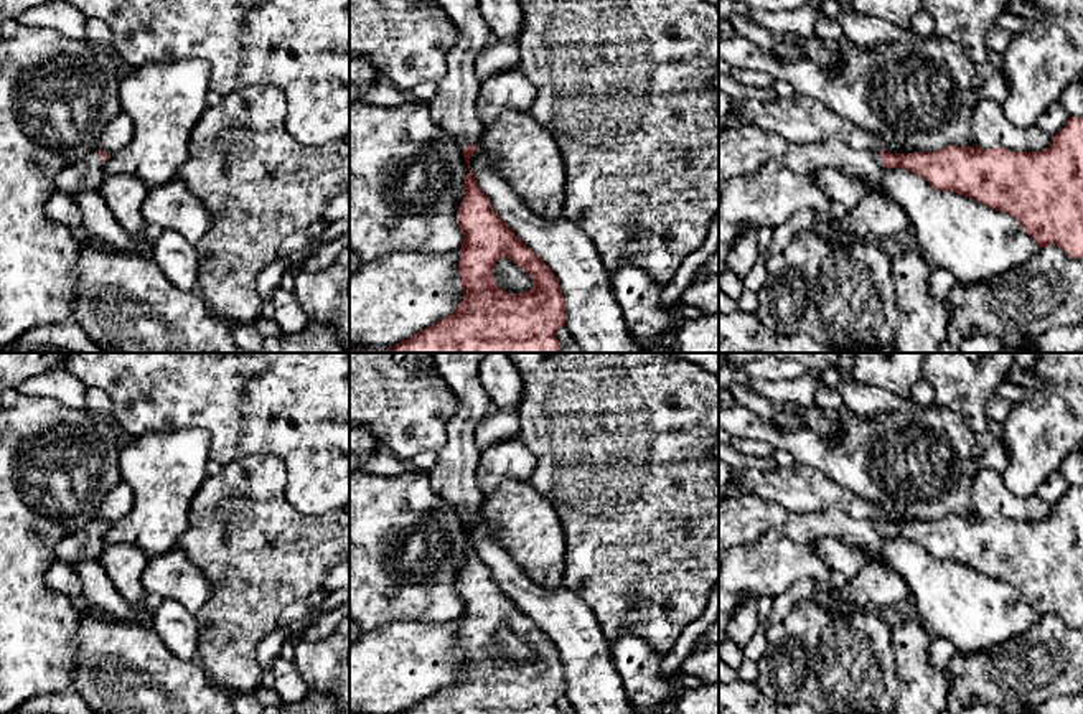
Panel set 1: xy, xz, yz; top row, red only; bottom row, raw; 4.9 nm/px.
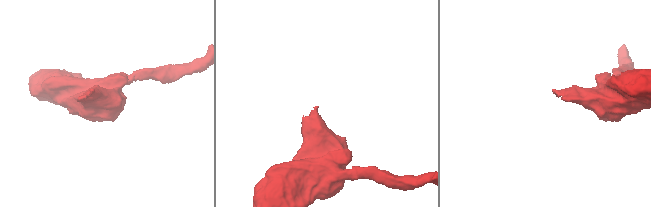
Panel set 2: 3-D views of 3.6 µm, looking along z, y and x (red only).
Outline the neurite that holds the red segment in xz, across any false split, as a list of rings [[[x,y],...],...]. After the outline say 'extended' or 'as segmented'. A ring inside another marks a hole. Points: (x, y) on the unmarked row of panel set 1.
[[[434,353],[437,373],[460,402],[457,414],[447,424],[447,444],[438,452],[437,465],[429,472],[429,481],[445,503],[465,516],[462,523],[468,534],[468,544],[463,551],[465,566],[457,579],[457,594],[463,600],[458,632],[463,668],[452,684],[437,689],[397,714],[560,714],[557,699],[567,693],[565,671],[557,646],[493,580],[491,571],[478,556],[470,534],[470,528],[478,518],[476,513],[485,501],[476,481],[481,453],[475,444],[476,425],[491,406],[491,399],[478,378],[485,356],[486,353]],[[501,627],[509,627],[527,641],[534,656],[524,663],[508,663],[498,656],[493,636]]]; extended

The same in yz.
[[[1070,486],[1042,521],[948,514],[935,521],[890,523],[852,518],[839,510],[793,514],[758,496],[730,493],[719,503],[719,559],[727,549],[757,541],[768,529],[778,529],[786,538],[809,546],[823,538],[836,538],[872,557],[885,556],[887,538],[908,539],[940,561],[956,561],[994,580],[1007,582],[1040,618],[1058,615],[1073,628],[1083,627],[1083,486]]]; extended

